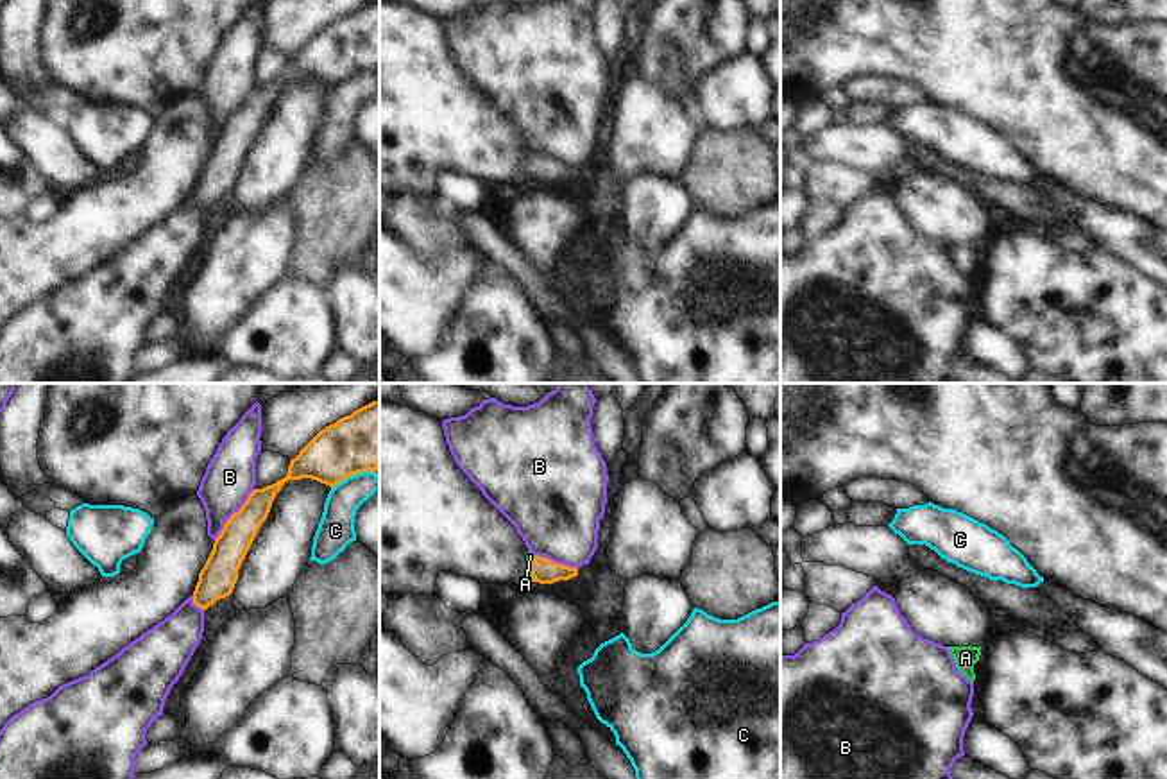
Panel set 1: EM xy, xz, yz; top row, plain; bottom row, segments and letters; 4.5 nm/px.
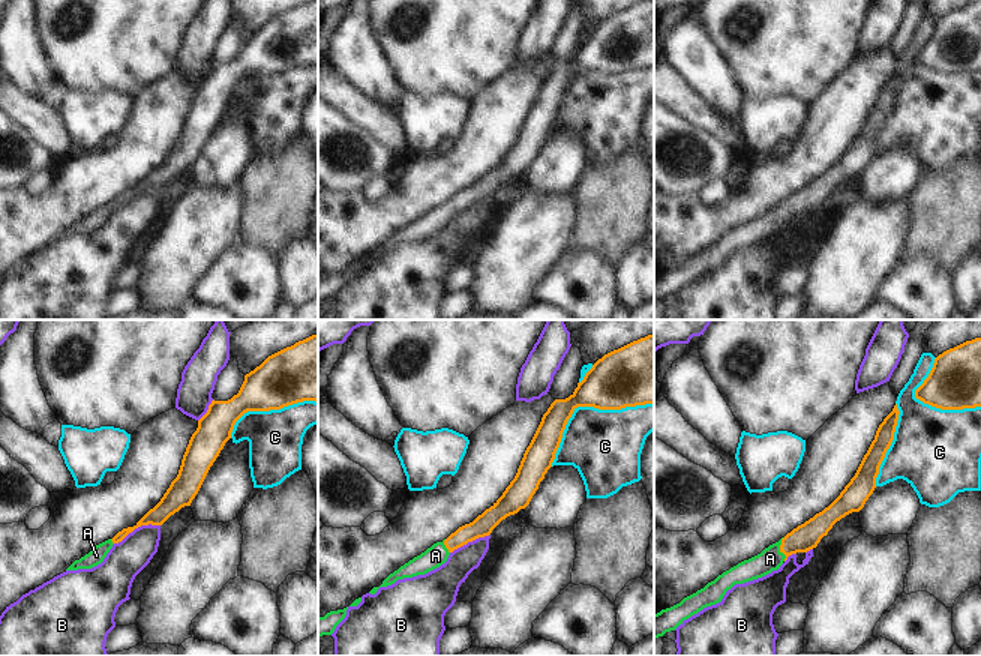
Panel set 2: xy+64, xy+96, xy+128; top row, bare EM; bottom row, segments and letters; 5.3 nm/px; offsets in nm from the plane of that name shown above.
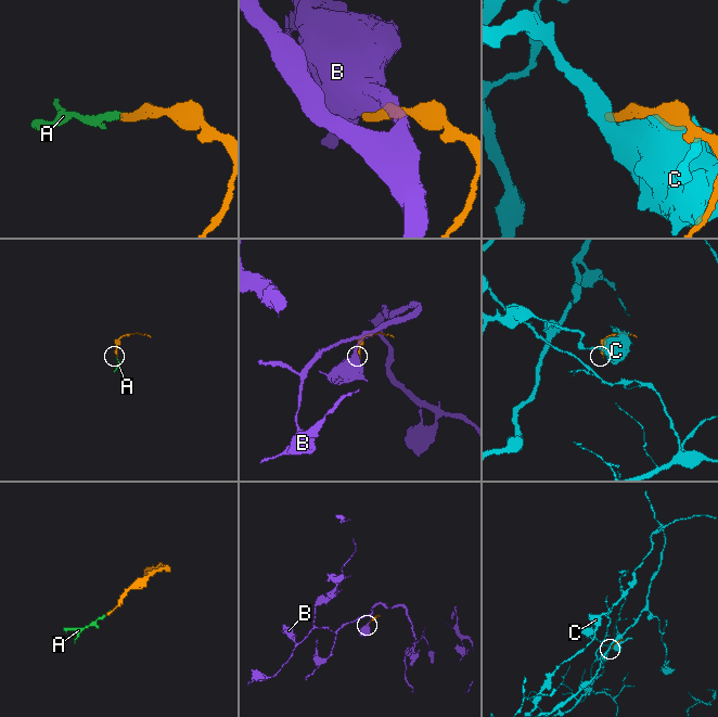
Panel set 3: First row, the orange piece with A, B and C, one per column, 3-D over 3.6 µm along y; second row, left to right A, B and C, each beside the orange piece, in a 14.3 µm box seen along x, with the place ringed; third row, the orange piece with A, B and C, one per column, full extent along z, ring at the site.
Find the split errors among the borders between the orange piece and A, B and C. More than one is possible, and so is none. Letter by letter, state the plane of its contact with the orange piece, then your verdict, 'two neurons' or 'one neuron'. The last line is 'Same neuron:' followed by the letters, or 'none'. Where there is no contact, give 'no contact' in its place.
A: meets orange in xz; one neuron
B: meets orange in xy; two neurons
C: meets orange in xy; two neurons
Same neuron: A

